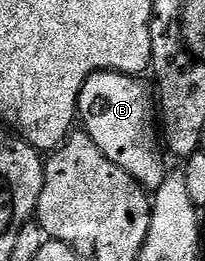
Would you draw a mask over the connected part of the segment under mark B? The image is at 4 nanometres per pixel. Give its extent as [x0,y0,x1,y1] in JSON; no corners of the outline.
[76,70,166,192]

